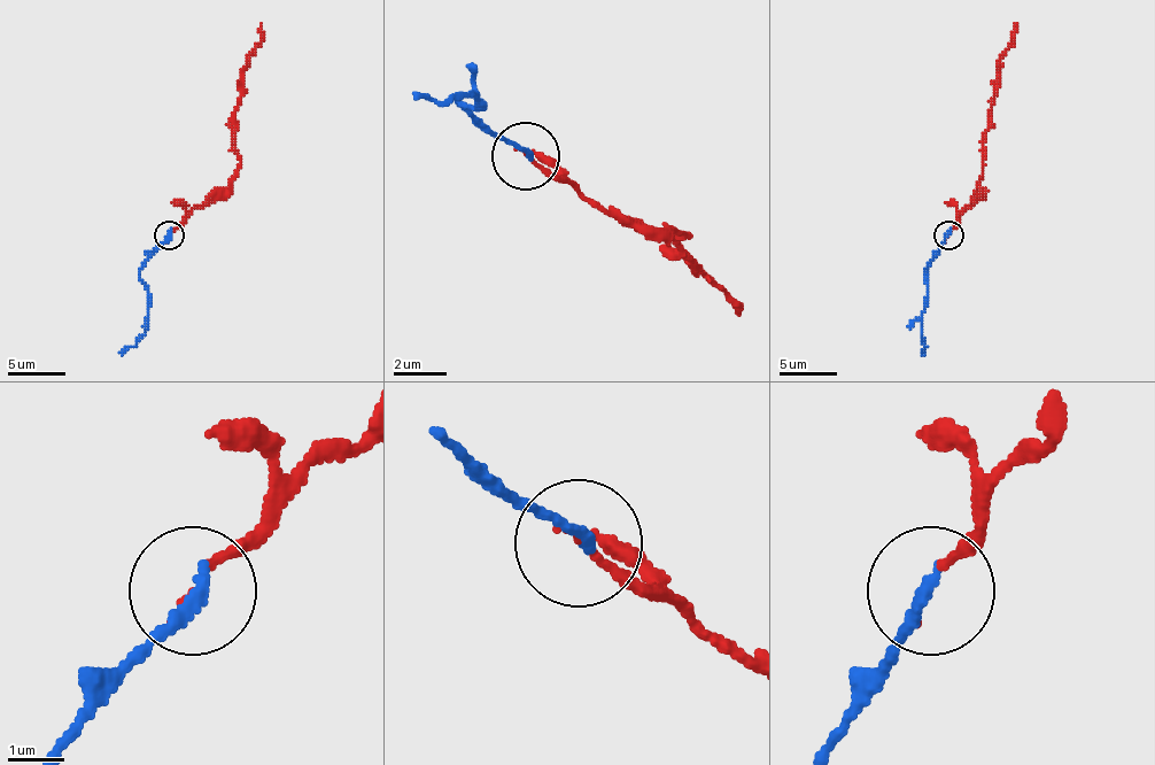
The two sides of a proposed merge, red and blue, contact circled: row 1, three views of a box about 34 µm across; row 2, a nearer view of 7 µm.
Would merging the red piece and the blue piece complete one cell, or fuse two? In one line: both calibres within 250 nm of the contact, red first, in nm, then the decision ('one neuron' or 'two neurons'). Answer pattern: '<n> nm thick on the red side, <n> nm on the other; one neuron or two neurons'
100 nm thick on the red side, 240 nm on the other; two neurons

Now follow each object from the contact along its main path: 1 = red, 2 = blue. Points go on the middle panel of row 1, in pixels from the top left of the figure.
1: (524, 154), (583, 201), (630, 221), (690, 234), (677, 234), (677, 247), (690, 268), (737, 308), (737, 315)
2: (524, 154), (457, 107), (477, 107), (470, 94), (410, 94)

